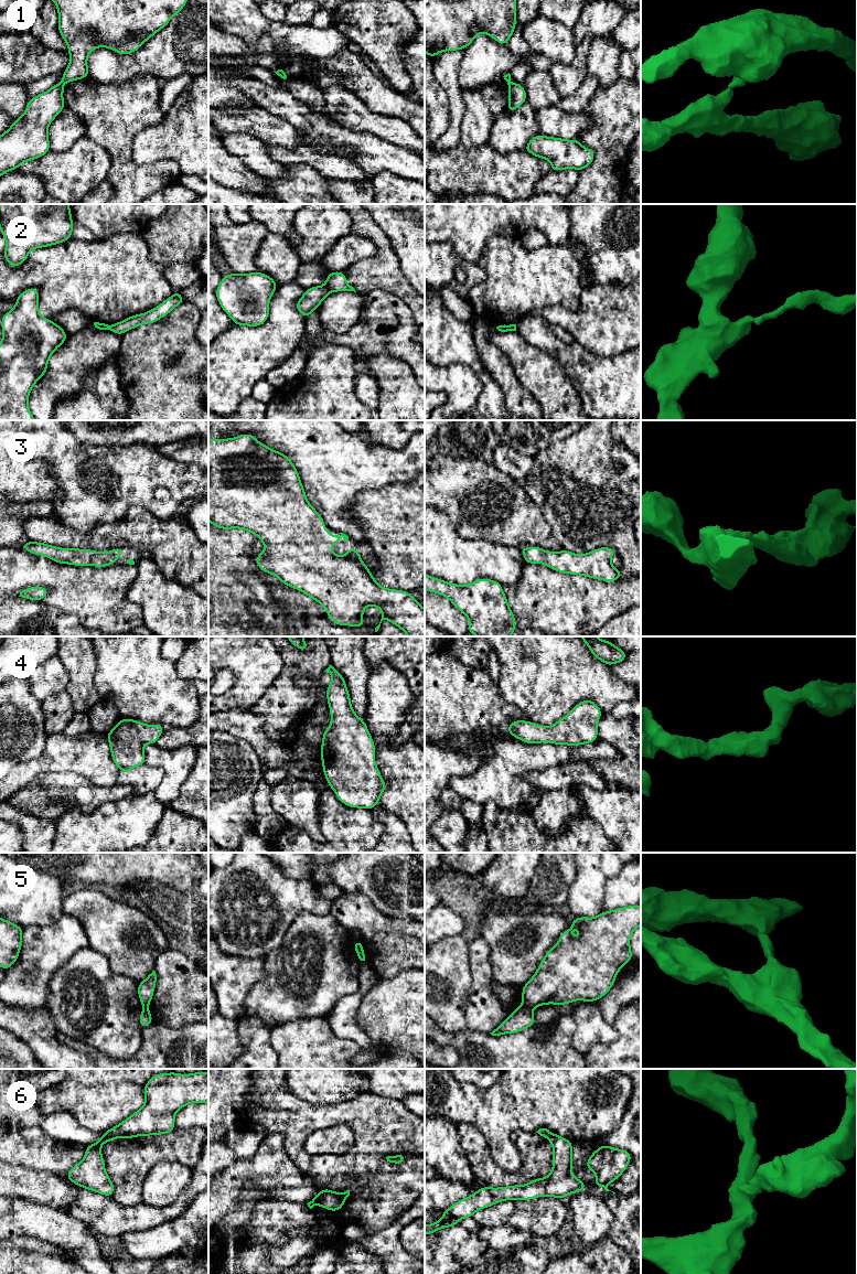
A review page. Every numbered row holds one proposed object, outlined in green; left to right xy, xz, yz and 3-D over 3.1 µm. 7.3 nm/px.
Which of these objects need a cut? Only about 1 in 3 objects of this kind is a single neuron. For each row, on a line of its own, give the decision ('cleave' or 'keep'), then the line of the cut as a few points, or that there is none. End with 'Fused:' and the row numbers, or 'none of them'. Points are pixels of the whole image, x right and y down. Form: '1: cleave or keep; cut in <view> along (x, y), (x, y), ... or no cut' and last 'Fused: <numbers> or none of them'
1: cleave; cut in xy along (61, 82), (64, 83)
2: cleave; cut in xz along (324, 285), (330, 291)
3: keep; no cut
4: keep; no cut
5: cleave; cut in yz along (523, 1004), (532, 1009)
6: cleave; cut in xz along (319, 1191), (340, 1196), (344, 1200)
Fused: 1, 2, 5, 6

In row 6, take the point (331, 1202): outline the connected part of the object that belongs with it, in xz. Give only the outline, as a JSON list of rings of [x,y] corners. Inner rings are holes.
[[[318,1192],[313,1199],[307,1203],[310,1209],[319,1205],[330,1211],[341,1211],[344,1205],[344,1200],[341,1197]]]

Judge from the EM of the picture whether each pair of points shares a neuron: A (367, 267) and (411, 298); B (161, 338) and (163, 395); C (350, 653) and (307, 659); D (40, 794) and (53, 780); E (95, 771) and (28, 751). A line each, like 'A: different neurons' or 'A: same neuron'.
A: same neuron
B: same neuron
C: different neurons
D: same neuron
E: different neurons

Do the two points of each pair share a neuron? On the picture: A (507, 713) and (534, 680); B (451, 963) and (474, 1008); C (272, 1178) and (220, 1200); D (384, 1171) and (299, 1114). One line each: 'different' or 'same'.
A: different
B: different
C: same
D: same

